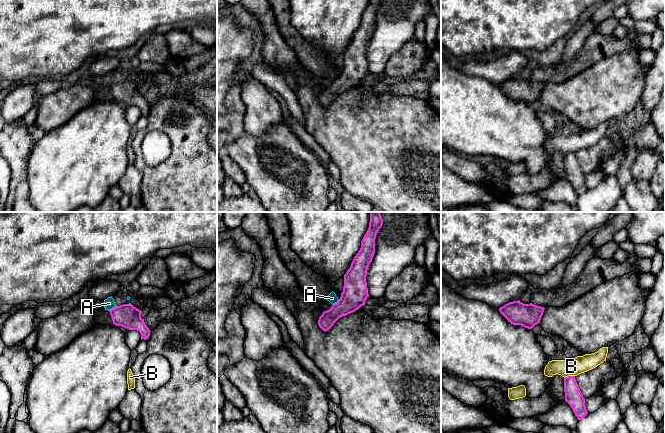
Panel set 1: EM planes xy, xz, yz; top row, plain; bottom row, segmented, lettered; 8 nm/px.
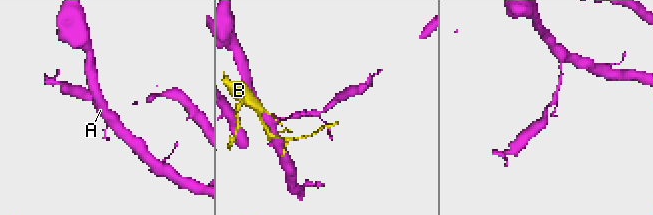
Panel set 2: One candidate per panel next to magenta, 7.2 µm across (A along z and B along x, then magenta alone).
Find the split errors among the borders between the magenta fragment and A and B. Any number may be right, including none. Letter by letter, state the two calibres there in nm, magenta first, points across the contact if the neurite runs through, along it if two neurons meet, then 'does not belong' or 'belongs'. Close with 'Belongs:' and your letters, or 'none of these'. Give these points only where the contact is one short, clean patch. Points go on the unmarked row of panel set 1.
A: 190 nm thick on the magenta side, 90 nm on the other; border along xy (117, 82), (108, 86); does not belong
B: 140 nm thick on the magenta side, 140 nm on the other; does not belong
Belongs: none of these

